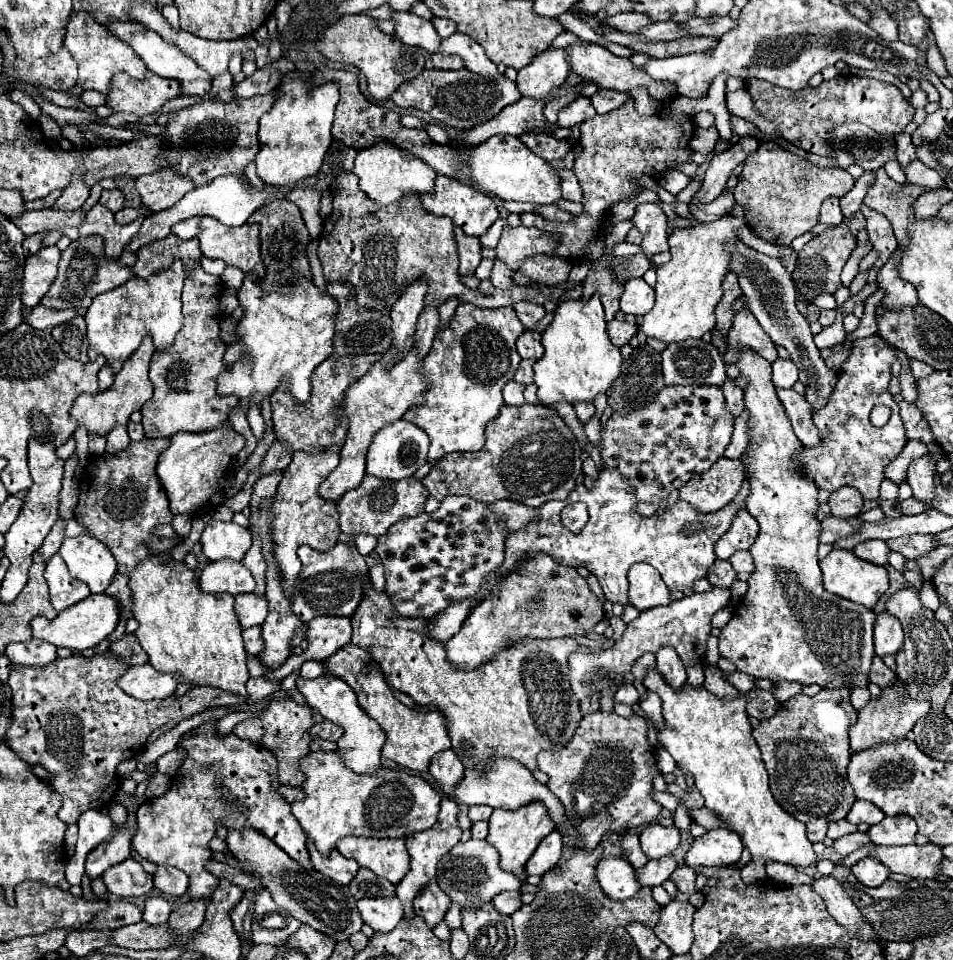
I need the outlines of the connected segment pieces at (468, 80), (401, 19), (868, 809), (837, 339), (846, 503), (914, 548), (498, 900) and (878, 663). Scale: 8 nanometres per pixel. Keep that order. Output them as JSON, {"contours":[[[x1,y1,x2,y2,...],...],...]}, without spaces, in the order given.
{"contours":[[[429,69,423,71,419,77,401,83,401,87,391,95,391,101,397,107,415,107,429,113,437,123,447,125,451,129,467,131,469,127,481,125,487,119,493,119,503,107,521,99,515,83,501,77,501,79,485,79,469,69,459,71,437,71]],[[393,13,391,19,395,21,395,37,399,41,405,45,419,45,429,53,439,51,441,37,429,19,421,19,413,13]],[[855,801,851,811,847,813,847,821,849,823,867,823,867,825,875,825,875,823,881,823,883,819,883,811,879,807,875,807,873,803,867,803,867,801]],[[837,307,837,321,823,329,819,335,814,336,814,343,819,349,825,349,825,347,833,347,833,345,839,345,845,341,845,329,843,329,843,315,841,315,841,307]],[[841,487,831,493,829,507,831,507,831,515,841,517,841,519,849,519,849,517,857,517,861,513,863,499,855,487]],[[905,535,901,539,891,539,889,549,901,553,905,559,919,559,925,553,933,551,937,547,935,535]],[[509,891,509,893,501,893,493,899,493,905,499,913,505,915,513,915,523,903,521,903,521,893,519,891]],[[875,657,875,659,873,659,873,667,871,667,869,675,871,678,874,678,874,683,881,689,889,686,895,677,894,672,889,669,889,667,879,659,879,657]]]}

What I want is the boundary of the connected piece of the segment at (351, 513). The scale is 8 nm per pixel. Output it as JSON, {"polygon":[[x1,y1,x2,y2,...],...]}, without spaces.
{"polygon":[[365,475,361,485,347,491,339,503,339,523,341,523,341,531,345,535,359,535,359,533,367,533,373,537,379,537,383,533,387,533,387,529,397,523,403,517,413,517,423,513,425,507,425,499,427,499,427,491,423,487,423,483,415,477,409,479,401,479,397,483,387,481,387,479,377,479,371,475]]}

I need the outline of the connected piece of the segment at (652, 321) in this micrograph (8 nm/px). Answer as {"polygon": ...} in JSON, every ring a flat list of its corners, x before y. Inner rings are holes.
{"polygon":[[733,205,731,213,713,221,713,223,699,223,693,227,685,227,685,229,675,229,669,237,669,251,671,251,671,261,657,267,657,285,655,285,655,307,641,319,639,329,655,339,661,339,665,343,673,343,673,341,683,341,687,337,693,339,701,339,703,333,713,331,715,329,715,305,721,301,723,289,723,277,729,273,731,269,731,253,725,249,727,243,731,241,739,241,737,231,745,225,745,207,741,205]]}

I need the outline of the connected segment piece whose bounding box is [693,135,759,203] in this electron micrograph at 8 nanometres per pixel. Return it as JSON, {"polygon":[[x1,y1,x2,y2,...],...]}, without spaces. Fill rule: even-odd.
{"polygon":[[745,135,745,137,739,137,739,141,733,147,729,147,727,151,717,153,709,163,703,187,693,197,693,203,711,203,713,199,717,199,723,193,731,171,739,163,743,163,747,155,757,151,757,147,759,147,759,141,755,137]]}

